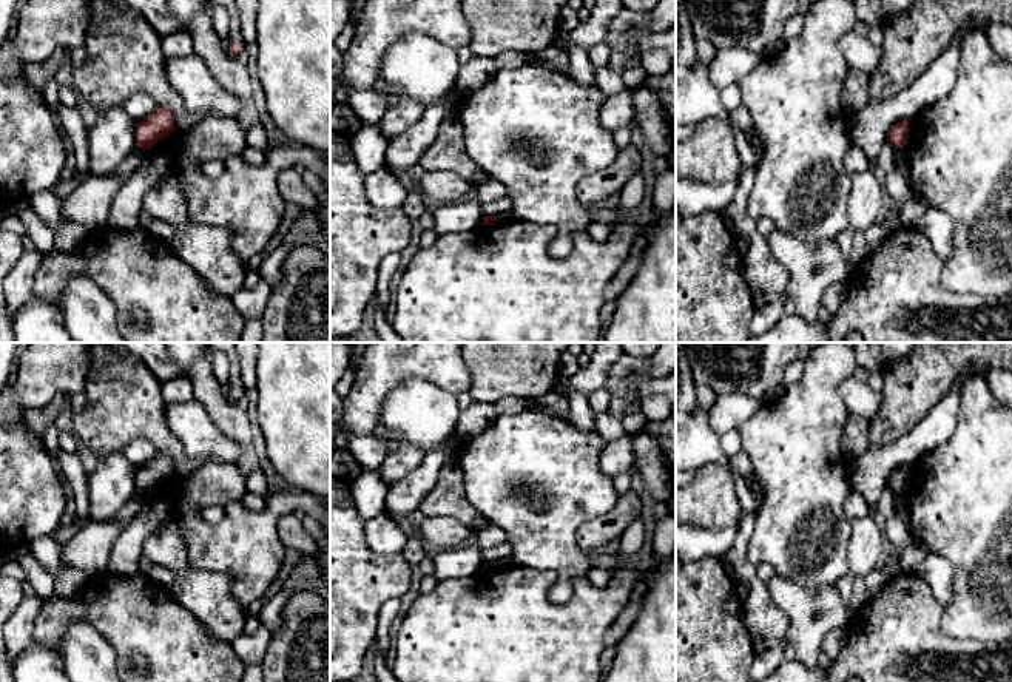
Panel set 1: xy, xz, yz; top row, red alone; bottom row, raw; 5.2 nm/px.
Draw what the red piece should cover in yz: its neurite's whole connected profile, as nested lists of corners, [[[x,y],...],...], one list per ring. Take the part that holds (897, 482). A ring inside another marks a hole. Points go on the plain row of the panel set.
[[[901,466],[889,475],[887,486],[895,494],[904,494],[907,486],[907,478],[909,478],[909,466]]]

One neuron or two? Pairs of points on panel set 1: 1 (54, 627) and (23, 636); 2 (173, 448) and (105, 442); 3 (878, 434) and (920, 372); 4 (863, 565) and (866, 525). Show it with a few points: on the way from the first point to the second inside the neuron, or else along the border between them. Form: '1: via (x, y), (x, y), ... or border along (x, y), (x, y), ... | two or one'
1: border along (43, 600), (34, 622), (31, 641) | two
2: via (156, 432), (153, 429), (122, 429) | one
3: via (893, 418), (901, 411), (912, 388) | one
4: via (864, 556), (866, 534) | one

